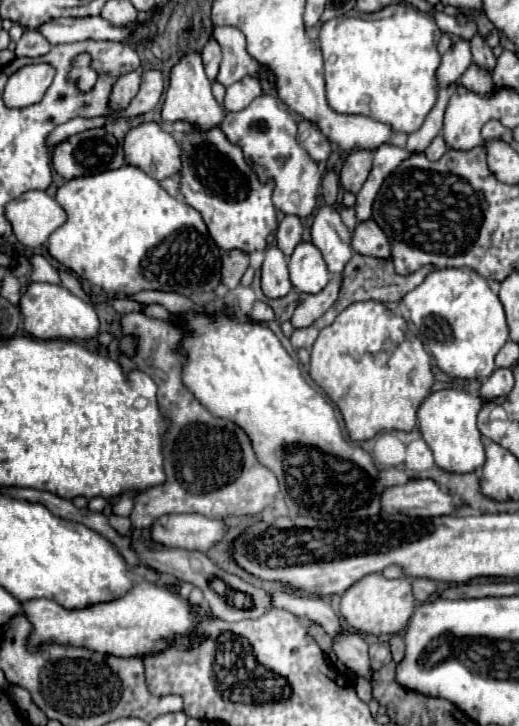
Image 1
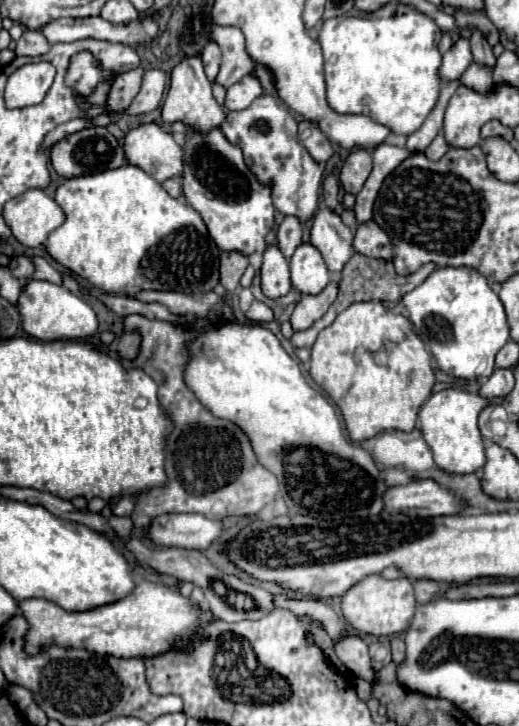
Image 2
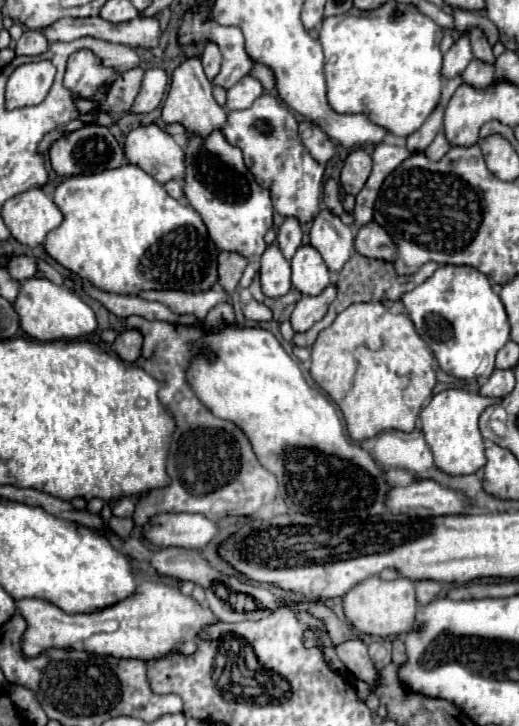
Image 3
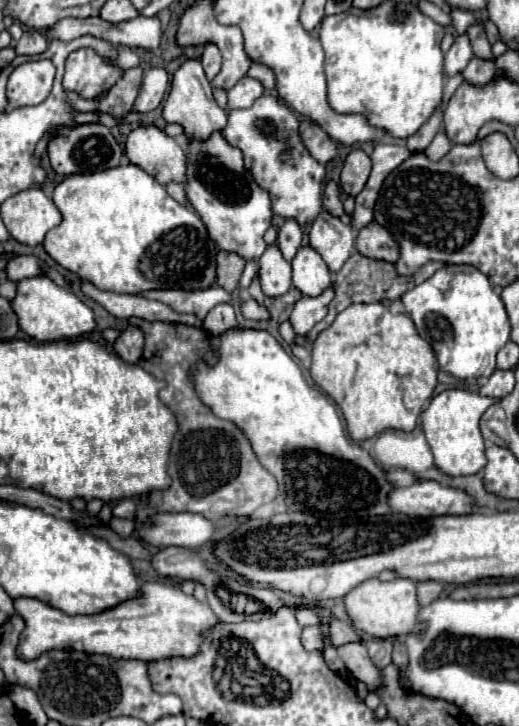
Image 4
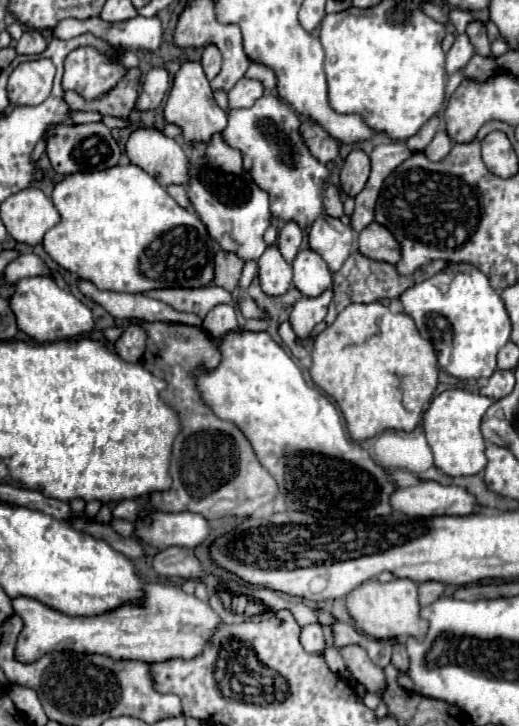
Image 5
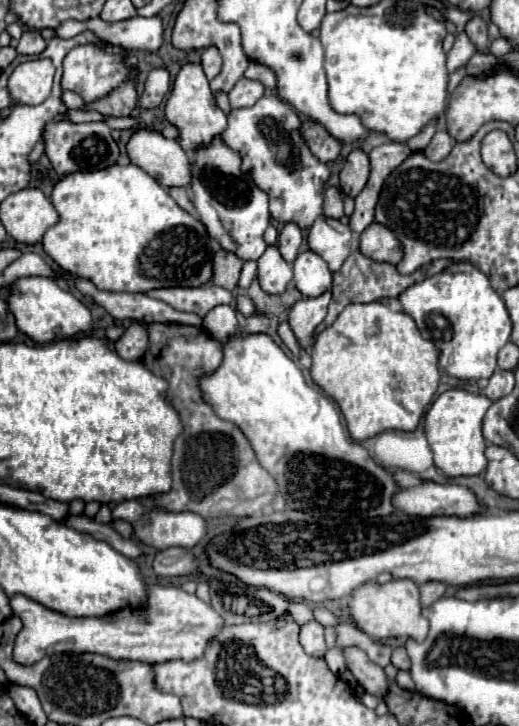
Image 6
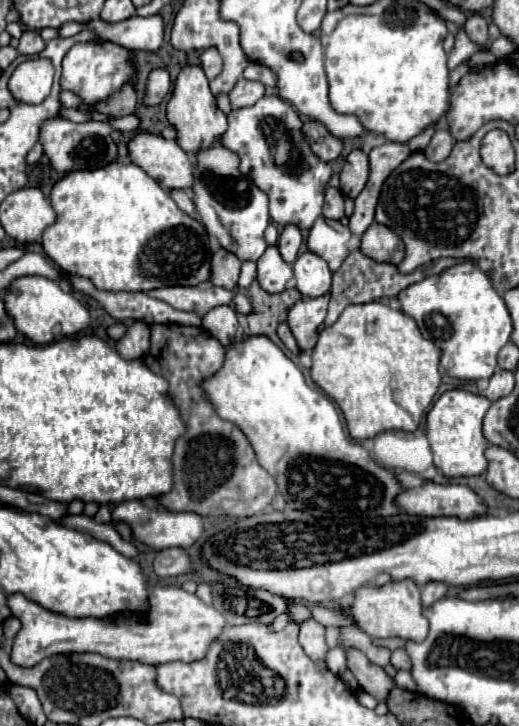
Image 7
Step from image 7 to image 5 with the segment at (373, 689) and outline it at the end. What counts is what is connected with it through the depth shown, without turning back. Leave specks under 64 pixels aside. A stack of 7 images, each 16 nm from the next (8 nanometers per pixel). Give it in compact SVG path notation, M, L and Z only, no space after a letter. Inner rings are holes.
M344 646L340 648L344 662L348 666L348 670L352 672L352 676L366 686L366 692L382 696L382 692L388 688L384 670L380 666L376 666L368 654L360 648L360 646Z

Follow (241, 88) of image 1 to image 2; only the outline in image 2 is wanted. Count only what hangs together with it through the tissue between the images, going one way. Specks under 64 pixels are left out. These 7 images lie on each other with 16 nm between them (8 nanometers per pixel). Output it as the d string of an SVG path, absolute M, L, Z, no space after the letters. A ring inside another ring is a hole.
M244 76L244 80L236 82L234 86L230 86L226 90L226 108L228 110L244 110L248 108L248 104L252 104L252 100L256 100L256 96L260 96L264 90L258 82L258 78L254 76Z

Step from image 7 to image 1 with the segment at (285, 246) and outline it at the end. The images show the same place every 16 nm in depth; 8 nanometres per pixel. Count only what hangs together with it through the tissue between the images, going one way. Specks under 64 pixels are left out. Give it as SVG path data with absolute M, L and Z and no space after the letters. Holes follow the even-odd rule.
M284 216L276 230L278 248L284 252L286 258L292 256L294 248L302 242L302 222L298 216Z

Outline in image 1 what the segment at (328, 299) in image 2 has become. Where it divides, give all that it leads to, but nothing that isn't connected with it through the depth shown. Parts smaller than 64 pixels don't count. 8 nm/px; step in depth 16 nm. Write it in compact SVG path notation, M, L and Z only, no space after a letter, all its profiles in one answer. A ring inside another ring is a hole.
M334 278L328 282L328 286L320 292L320 294L308 294L294 310L292 314L292 326L296 330L300 328L308 328L314 320L318 320L336 300L340 290L340 278Z

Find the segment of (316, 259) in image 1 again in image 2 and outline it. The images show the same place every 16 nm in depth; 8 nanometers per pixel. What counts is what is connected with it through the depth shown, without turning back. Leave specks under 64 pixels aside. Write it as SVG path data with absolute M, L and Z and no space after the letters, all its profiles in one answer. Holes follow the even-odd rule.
M300 244L290 258L292 286L302 294L320 294L328 282L330 272L320 256L320 252L312 244Z

